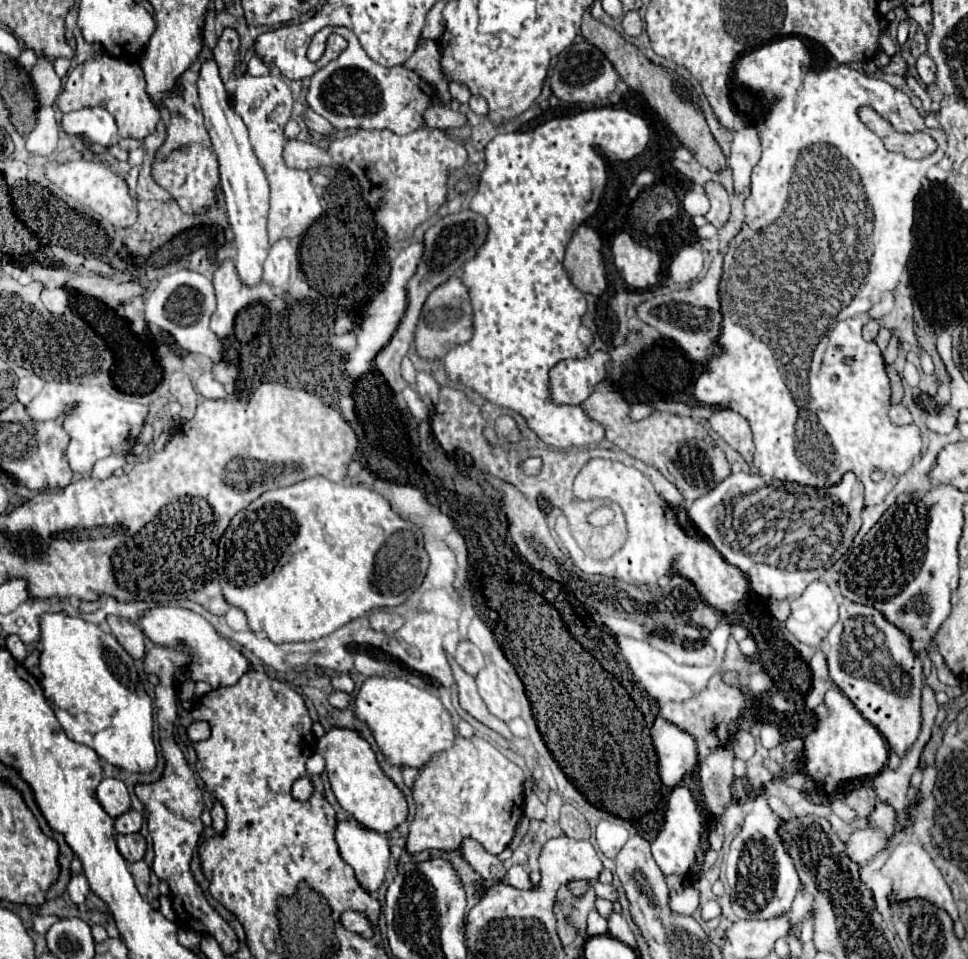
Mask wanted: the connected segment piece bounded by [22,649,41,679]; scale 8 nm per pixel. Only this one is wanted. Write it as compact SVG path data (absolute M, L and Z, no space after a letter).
M36 649L31 654L29 654L26 660L22 663L26 670L29 670L29 672L31 672L31 674L33 674L33 676L35 676L37 679L41 677L39 657L40 651Z

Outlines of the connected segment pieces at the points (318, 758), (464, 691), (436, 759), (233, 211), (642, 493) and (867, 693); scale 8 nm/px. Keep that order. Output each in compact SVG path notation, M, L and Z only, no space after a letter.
M314 753L307 760L306 768L311 775L319 775L325 769L325 760L319 753Z
M449 658L449 662L451 662L453 676L455 676L455 682L457 682L457 688L459 688L459 704L461 704L461 708L463 708L465 712L469 712L473 718L477 718L479 722L483 722L485 726L489 726L491 730L499 732L505 740L513 740L513 734L511 734L511 730L507 728L507 724L501 722L499 718L495 718L495 716L487 710L485 702L481 700L481 696L479 696L479 692L477 692L475 678L471 678L469 674L465 674L451 658Z
M455 738L453 748L435 754L419 772L413 784L413 798L417 802L417 816L411 822L407 850L421 852L421 850L455 850L461 844L461 838L471 836L475 838L487 852L499 854L513 838L515 826L523 816L523 770L507 760L495 746L491 746L483 738Z
M207 58L201 66L199 80L199 100L203 106L203 116L205 116L205 126L213 142L213 150L219 158L219 174L221 174L221 188L225 196L225 206L227 206L227 216L231 230L235 232L235 244L237 244L237 274L241 282L247 286L255 286L261 282L263 274L263 262L269 252L269 240L267 240L267 210L269 210L269 184L265 180L263 168L257 162L257 156L251 150L247 128L243 120L231 110L229 96L223 88L223 80L219 76L219 68L213 58Z
M593 458L589 460L575 478L573 492L577 500L613 500L623 508L627 524L628 537L625 550L616 552L609 561L595 560L587 554L577 551L570 554L573 564L582 572L601 574L609 578L617 578L621 582L633 586L647 586L657 582L661 576L667 576L673 566L673 544L685 538L681 526L677 524L677 516L671 506L655 492L651 480L643 476L637 468L625 466L621 462Z
M845 600L839 622L827 638L827 664L833 682L857 706L857 710L883 734L887 744L903 756L921 728L921 658L911 648L907 632L891 624L883 614L865 604Z

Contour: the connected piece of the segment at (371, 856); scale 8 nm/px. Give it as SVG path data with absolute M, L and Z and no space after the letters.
M355 818L337 824L335 840L341 858L355 870L359 884L367 892L377 892L389 864L389 842L383 834L365 828Z

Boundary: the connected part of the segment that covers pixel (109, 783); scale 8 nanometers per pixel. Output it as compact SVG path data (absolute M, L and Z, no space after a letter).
M103 778L101 784L97 786L97 798L99 798L99 804L103 806L103 810L111 818L121 816L131 806L129 792L127 792L125 784L117 778Z

